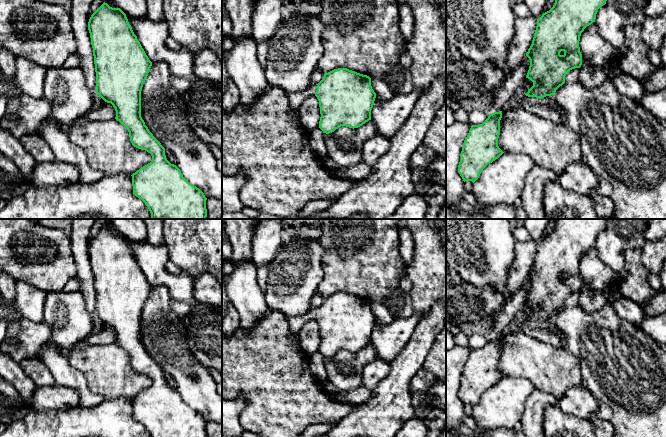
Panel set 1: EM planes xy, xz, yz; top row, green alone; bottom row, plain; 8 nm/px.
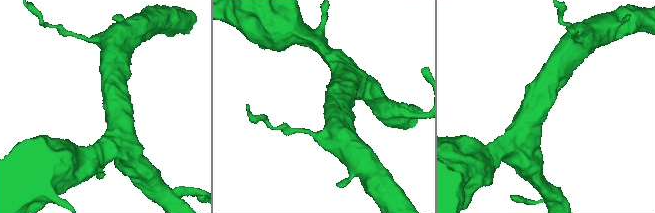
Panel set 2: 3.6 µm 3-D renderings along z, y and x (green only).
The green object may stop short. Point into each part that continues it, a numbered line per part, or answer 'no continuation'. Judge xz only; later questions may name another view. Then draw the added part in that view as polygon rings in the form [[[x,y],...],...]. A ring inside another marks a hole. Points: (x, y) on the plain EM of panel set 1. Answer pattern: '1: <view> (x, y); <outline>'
1: xz (295, 323); [[[310,307],[309,311],[305,315],[292,317],[288,319],[290,331],[292,335],[296,338],[299,346],[300,344],[298,337],[303,325],[308,321],[315,319],[316,314],[317,314],[317,309],[314,307]]]

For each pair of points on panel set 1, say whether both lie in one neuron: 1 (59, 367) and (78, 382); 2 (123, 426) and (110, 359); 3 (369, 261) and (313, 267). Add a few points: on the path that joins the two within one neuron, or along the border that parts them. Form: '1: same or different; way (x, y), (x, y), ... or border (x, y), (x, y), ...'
1: same; way (64, 372), (73, 378)
2: different; border (130, 398), (104, 399)
3: different; border (320, 243), (324, 249), (324, 277), (316, 289)

